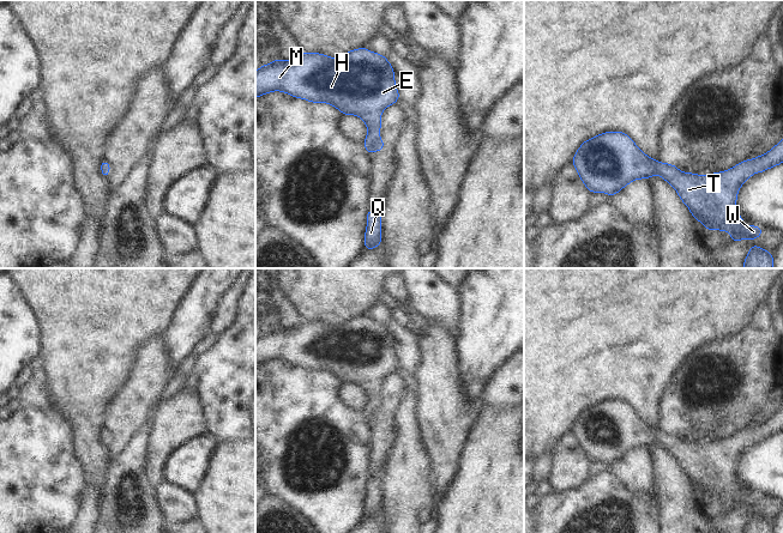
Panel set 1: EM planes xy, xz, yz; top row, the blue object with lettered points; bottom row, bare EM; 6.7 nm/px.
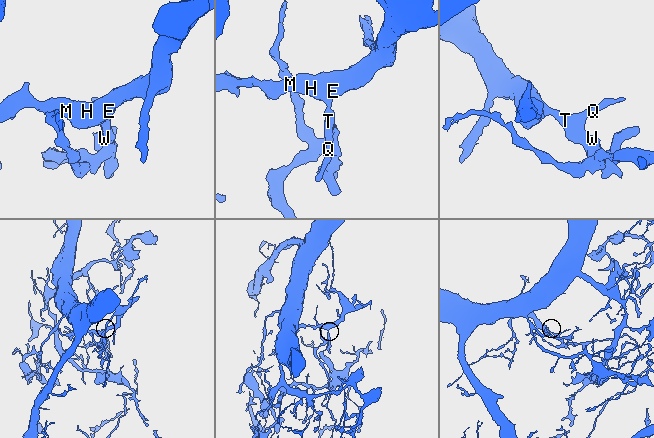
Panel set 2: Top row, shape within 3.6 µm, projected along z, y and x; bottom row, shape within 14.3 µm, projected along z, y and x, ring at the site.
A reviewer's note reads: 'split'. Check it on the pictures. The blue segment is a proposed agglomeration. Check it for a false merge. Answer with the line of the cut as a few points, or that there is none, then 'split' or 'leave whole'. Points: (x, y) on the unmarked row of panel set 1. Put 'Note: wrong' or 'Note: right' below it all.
cut none; leave whole
Note: wrong

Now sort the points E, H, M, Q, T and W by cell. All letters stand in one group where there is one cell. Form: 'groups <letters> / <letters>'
groups E H M Q T W

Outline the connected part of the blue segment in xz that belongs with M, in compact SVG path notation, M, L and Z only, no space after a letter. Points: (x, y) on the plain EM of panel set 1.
M363 315L349 319L339 326L303 320L294 328L273 328L269 333L263 333L255 339L255 367L272 359L282 359L312 371L330 371L343 383L361 386L369 399L362 412L368 422L384 417L385 412L379 405L380 386L386 375L399 368L391 332L385 323L373 321Z

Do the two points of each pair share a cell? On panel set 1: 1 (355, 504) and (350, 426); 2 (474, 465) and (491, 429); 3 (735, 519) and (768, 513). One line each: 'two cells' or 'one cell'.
1: one cell
2: one cell
3: one cell

